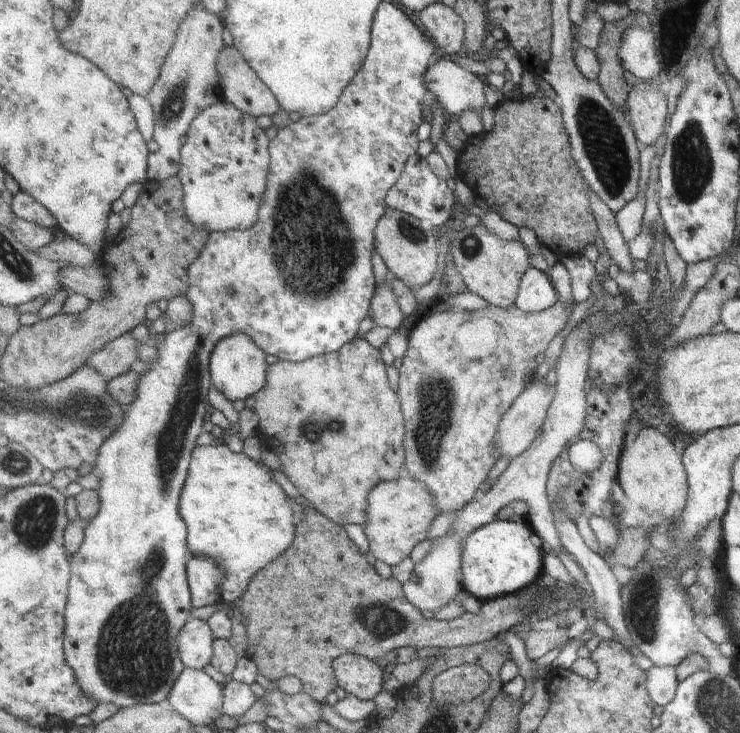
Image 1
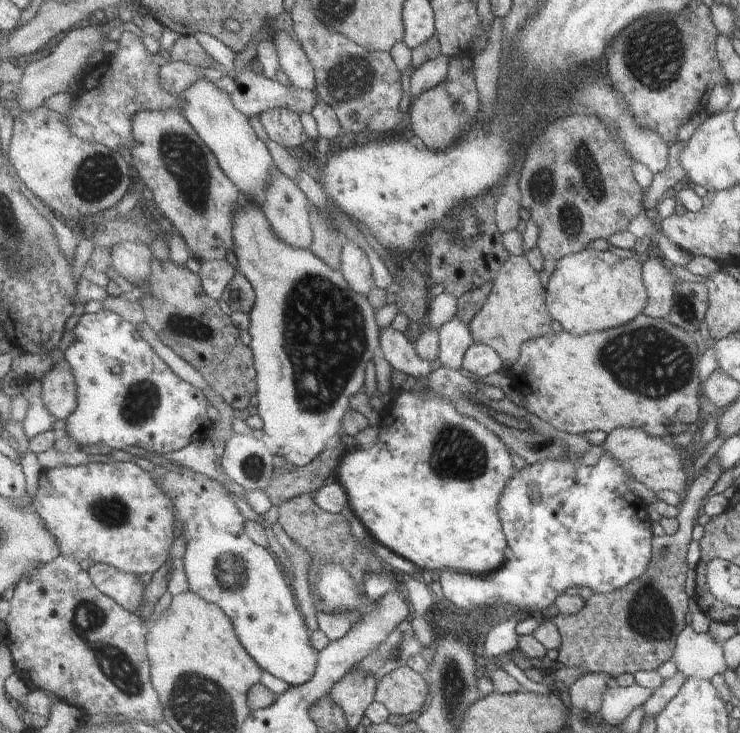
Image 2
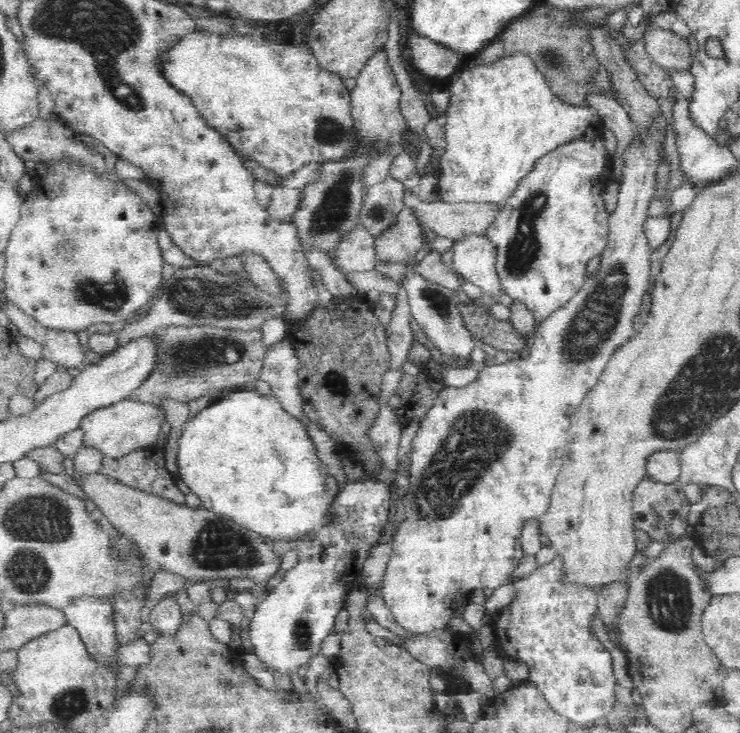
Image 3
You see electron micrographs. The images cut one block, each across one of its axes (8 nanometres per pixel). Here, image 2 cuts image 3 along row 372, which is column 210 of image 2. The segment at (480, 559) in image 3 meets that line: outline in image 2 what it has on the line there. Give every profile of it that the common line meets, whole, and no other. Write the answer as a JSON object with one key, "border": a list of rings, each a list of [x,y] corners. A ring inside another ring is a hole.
{"border":[[[156,465],[151,474],[159,480],[165,492],[175,502],[178,514],[176,518],[184,528],[181,534],[185,538],[186,547],[183,564],[192,592],[204,597],[211,604],[217,604],[231,618],[241,644],[251,654],[253,660],[261,666],[261,669],[285,681],[290,687],[309,683],[313,676],[316,676],[315,670],[317,670],[317,660],[319,660],[318,651],[311,646],[311,638],[309,638],[311,632],[307,632],[305,618],[301,616],[298,602],[295,602],[295,596],[293,596],[294,590],[291,590],[291,586],[287,584],[286,574],[283,574],[275,555],[270,549],[255,544],[249,536],[246,536],[245,516],[239,511],[237,502],[233,502],[233,498],[229,496],[229,492],[221,486],[221,483],[209,480],[207,476],[197,474],[193,470],[179,474],[179,472],[169,470],[167,466]]]}

